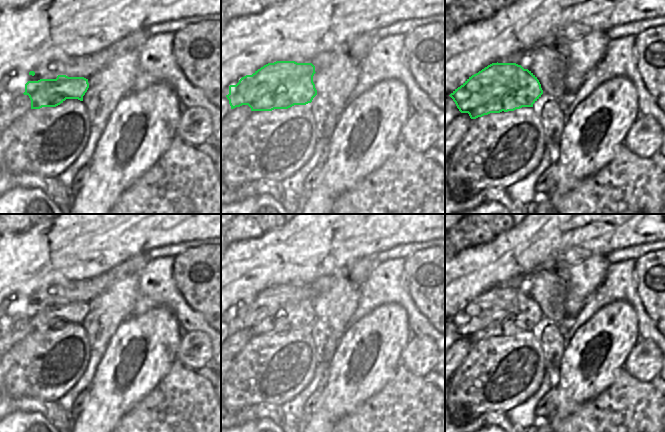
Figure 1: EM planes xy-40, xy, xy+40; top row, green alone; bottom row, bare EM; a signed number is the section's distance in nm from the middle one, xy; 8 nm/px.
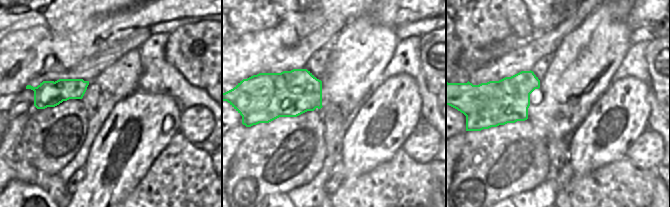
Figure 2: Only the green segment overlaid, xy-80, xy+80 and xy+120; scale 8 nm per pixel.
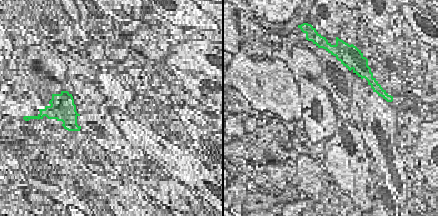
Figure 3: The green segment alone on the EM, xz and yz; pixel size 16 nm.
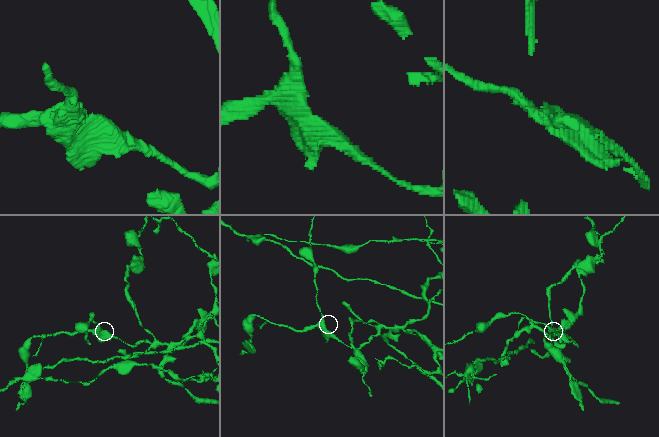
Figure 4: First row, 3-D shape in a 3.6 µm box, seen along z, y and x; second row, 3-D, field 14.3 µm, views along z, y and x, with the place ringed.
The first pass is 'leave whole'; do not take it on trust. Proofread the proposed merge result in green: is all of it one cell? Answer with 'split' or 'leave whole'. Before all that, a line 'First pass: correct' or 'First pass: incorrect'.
First pass: incorrect
split

